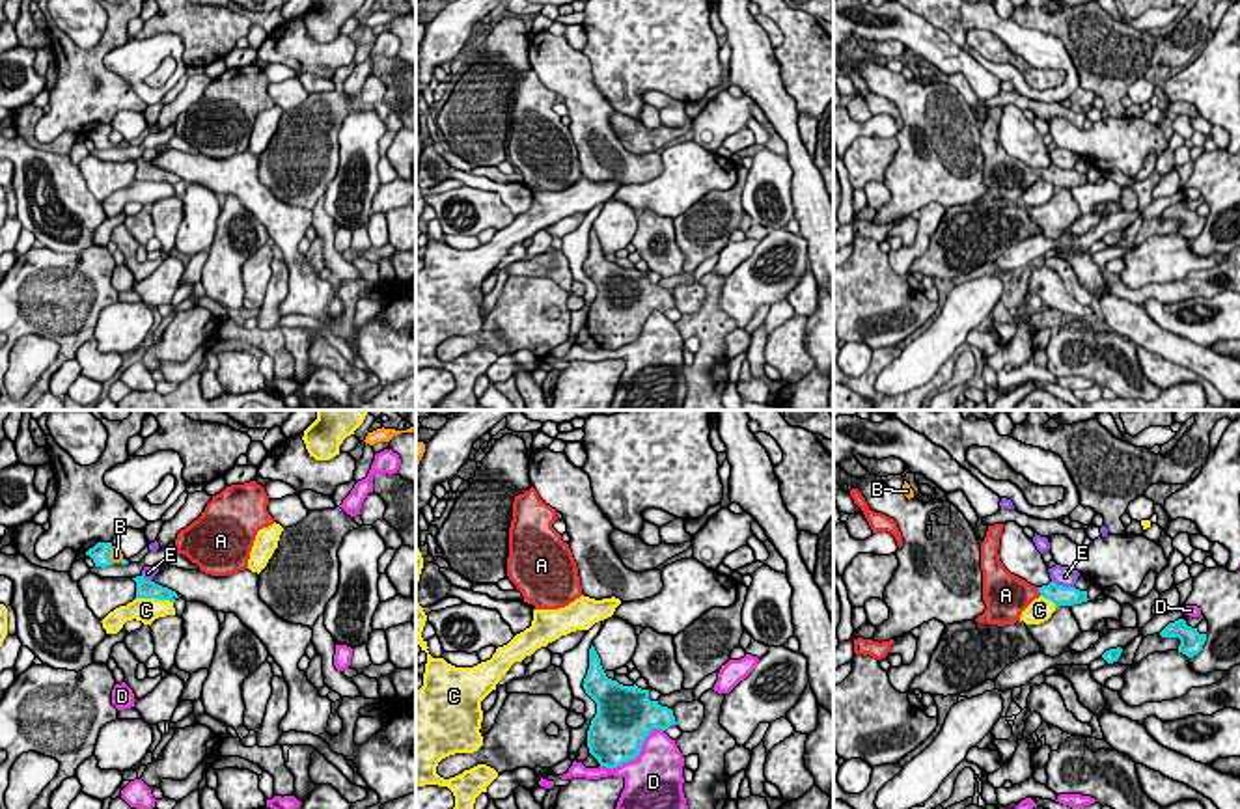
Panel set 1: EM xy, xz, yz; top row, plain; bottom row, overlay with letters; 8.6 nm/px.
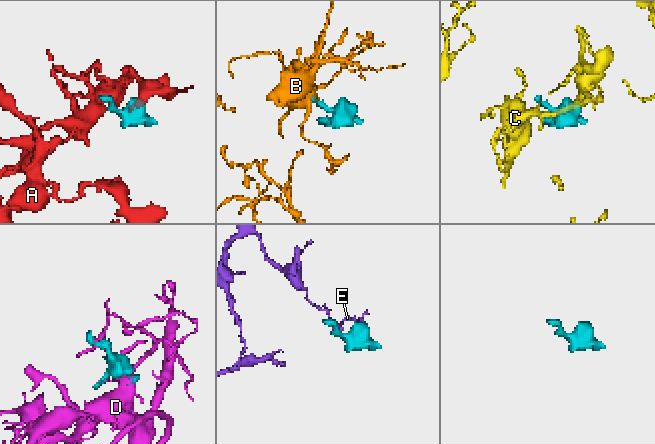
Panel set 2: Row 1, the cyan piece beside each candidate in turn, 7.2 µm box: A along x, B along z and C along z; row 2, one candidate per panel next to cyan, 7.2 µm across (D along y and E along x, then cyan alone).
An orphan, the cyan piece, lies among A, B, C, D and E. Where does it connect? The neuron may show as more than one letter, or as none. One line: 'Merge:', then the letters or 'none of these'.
Merge: A

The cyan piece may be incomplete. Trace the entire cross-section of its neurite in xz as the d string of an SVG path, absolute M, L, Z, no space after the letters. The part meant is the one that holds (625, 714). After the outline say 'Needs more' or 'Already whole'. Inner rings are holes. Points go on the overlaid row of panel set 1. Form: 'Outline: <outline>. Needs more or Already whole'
Outline: M593 645L582 686L597 703L597 714L587 731L587 747L600 766L617 768L634 761L653 729L666 731L677 725L673 710L651 701L649 690L608 679Z. Already whole

